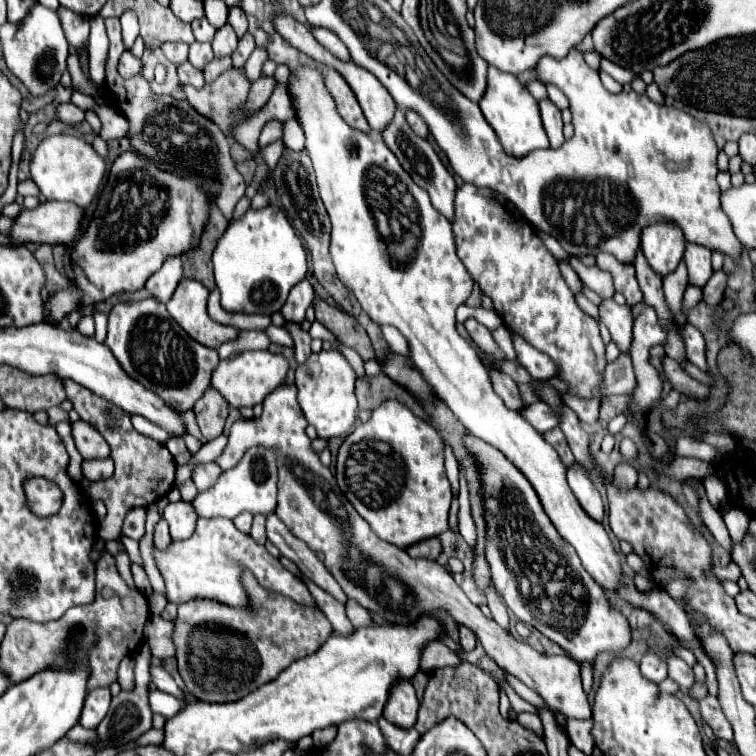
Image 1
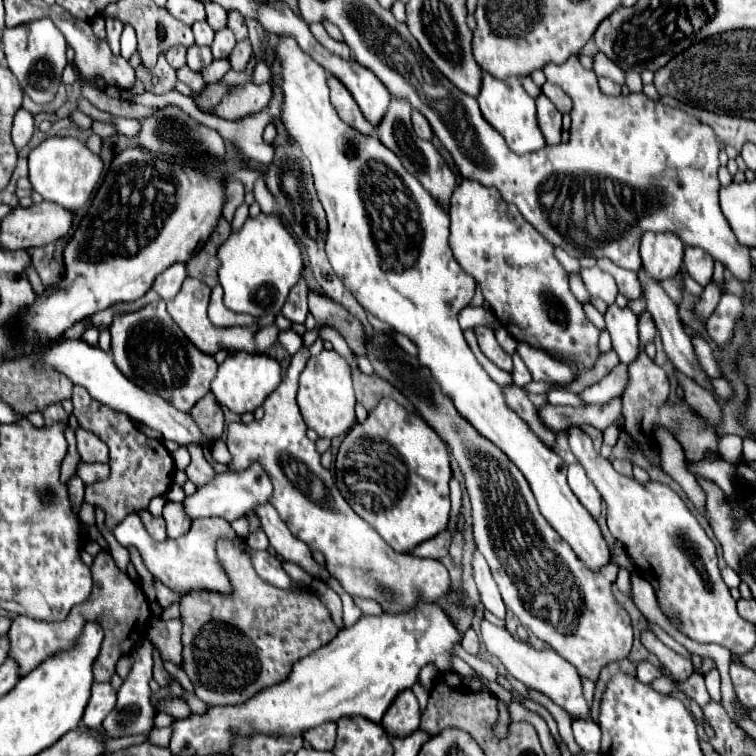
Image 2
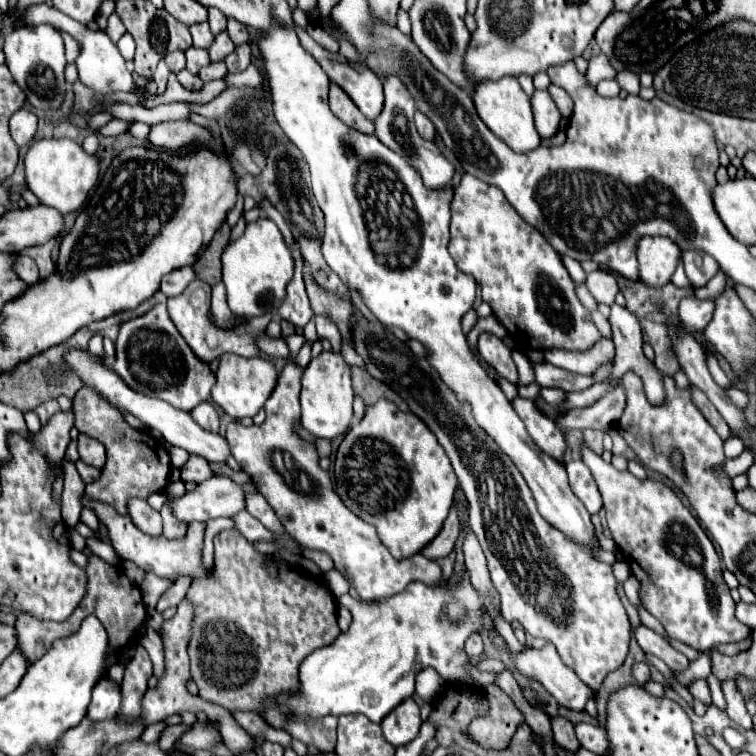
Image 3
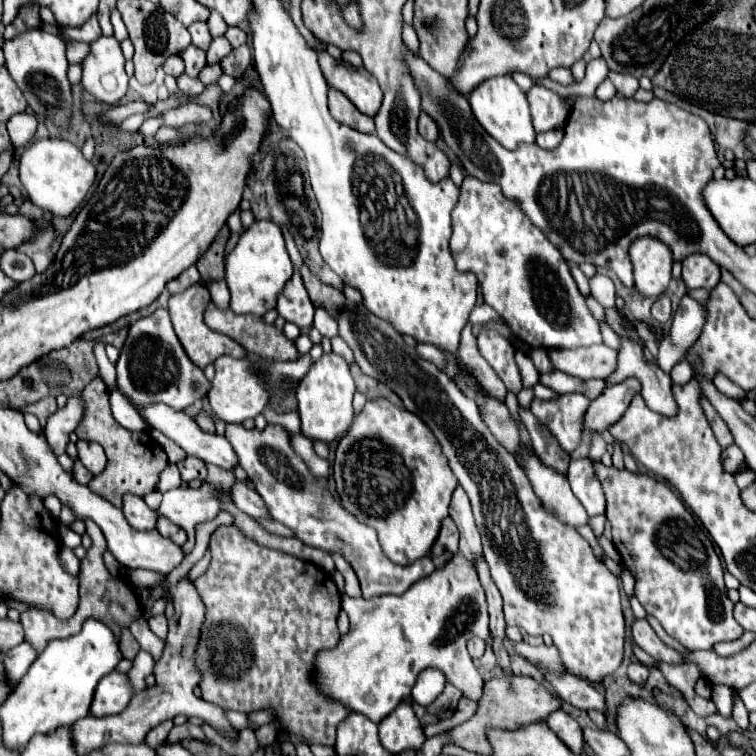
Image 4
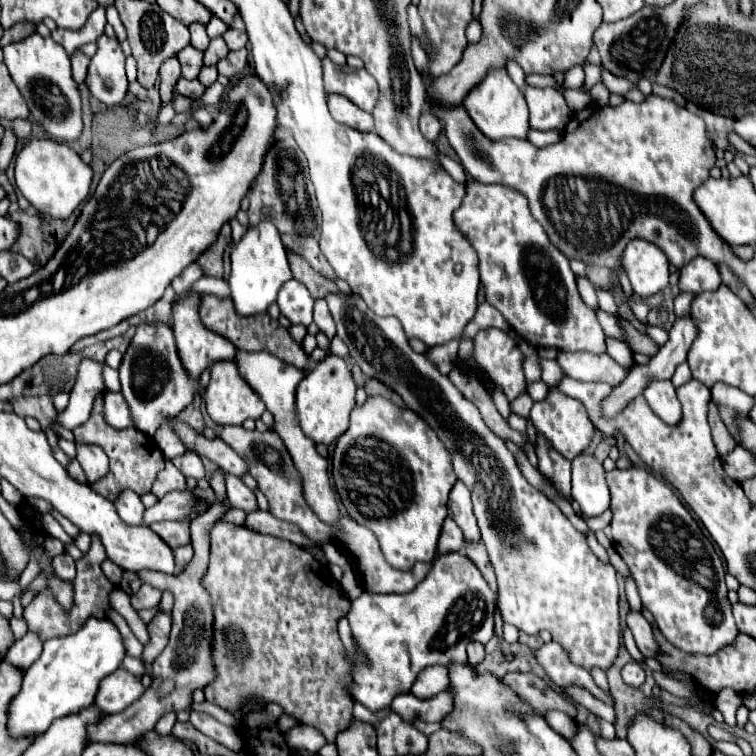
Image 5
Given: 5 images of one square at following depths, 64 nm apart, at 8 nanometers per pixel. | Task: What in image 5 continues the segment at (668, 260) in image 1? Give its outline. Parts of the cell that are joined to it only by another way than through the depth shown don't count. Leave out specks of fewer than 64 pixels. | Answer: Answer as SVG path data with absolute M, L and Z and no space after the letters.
M630 240L624 250L622 264L628 272L634 292L642 298L654 296L668 286L670 262L662 248L656 248L656 244L648 240Z

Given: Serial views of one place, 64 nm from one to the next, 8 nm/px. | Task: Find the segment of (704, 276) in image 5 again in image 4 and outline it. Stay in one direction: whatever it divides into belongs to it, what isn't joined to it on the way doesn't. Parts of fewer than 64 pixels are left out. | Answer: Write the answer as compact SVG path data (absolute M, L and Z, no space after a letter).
M704 254L682 260L682 280L688 288L714 288L720 282L720 266Z

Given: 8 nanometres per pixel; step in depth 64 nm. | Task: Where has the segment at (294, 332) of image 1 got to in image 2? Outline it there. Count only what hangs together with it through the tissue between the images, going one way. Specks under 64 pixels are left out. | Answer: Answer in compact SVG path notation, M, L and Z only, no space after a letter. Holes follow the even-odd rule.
M302 346L294 356L288 366L288 372L280 386L264 400L264 418L262 420L252 420L250 424L244 422L232 422L228 426L228 436L226 444L232 454L232 462L228 464L230 470L234 468L246 468L252 460L258 460L266 472L272 478L274 484L274 496L272 496L272 506L280 514L280 518L288 524L288 530L300 538L302 542L308 544L308 548L318 550L324 554L326 568L328 572L340 582L340 586L350 594L358 598L372 598L376 600L384 612L410 612L412 608L418 606L418 602L424 604L436 604L438 596L448 596L450 594L450 576L444 564L432 558L416 558L410 554L400 554L392 552L388 544L378 536L378 532L366 524L366 520L360 520L356 512L346 504L346 500L340 496L340 490L334 484L334 478L330 470L326 470L320 464L320 454L314 448L314 442L306 438L306 424L302 420L302 412L296 404L296 390L298 390L298 376L306 366L306 360L310 358L310 350ZM480 620L480 634L482 634L482 642L484 642L486 650L500 660L500 664L508 670L508 674L518 678L528 688L534 688L534 690L542 692L544 696L548 696L554 704L562 706L568 714L578 716L578 718L588 716L590 708L582 696L580 674L576 672L576 668L572 668L572 664L568 664L568 660L564 660L554 650L536 650L528 642L520 640L518 636L512 636L506 628L494 626L488 620Z

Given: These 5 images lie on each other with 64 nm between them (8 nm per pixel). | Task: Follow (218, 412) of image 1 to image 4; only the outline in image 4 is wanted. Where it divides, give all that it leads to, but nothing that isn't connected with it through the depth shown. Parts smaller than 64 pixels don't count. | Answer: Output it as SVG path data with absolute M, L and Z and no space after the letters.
M200 410L200 412L196 414L196 418L194 418L194 420L200 424L200 428L202 428L202 430L208 430L210 433L215 433L215 421L208 412Z

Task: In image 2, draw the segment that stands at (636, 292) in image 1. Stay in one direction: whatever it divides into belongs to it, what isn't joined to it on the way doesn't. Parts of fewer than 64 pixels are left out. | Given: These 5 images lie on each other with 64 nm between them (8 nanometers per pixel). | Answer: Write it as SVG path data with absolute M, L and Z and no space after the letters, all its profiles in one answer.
M600 258L598 268L612 274L612 278L618 284L618 292L624 294L628 300L638 300L640 298L640 282L636 278L636 272L624 270L618 264L612 264L612 260L608 260L608 258Z

